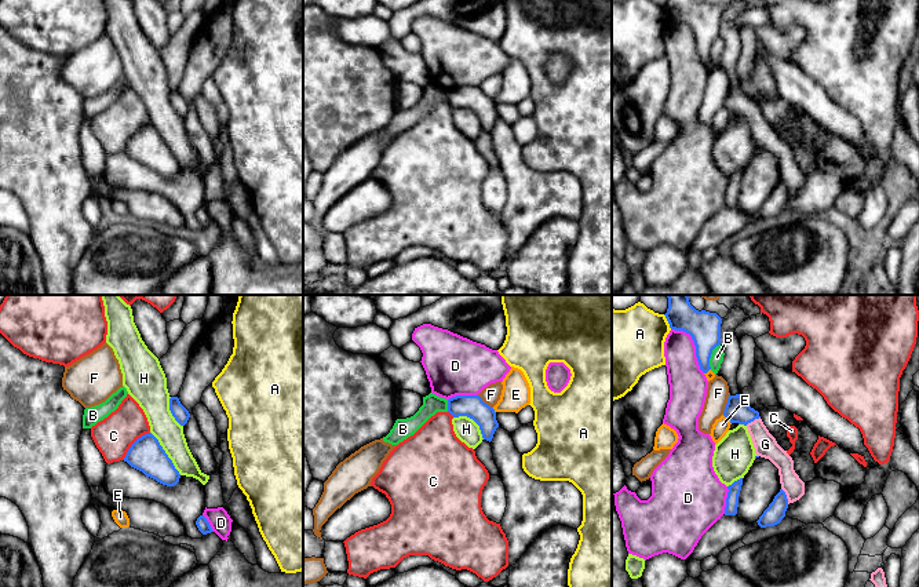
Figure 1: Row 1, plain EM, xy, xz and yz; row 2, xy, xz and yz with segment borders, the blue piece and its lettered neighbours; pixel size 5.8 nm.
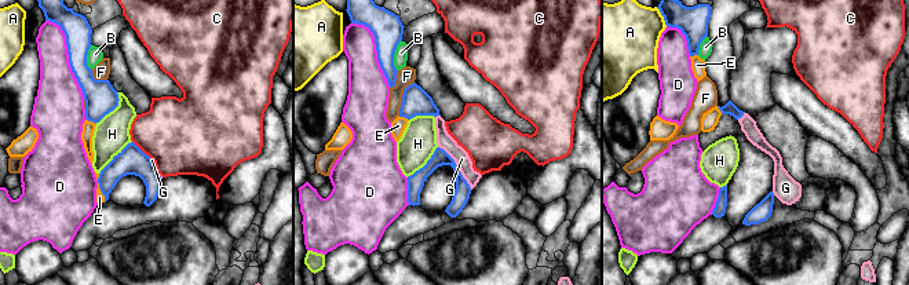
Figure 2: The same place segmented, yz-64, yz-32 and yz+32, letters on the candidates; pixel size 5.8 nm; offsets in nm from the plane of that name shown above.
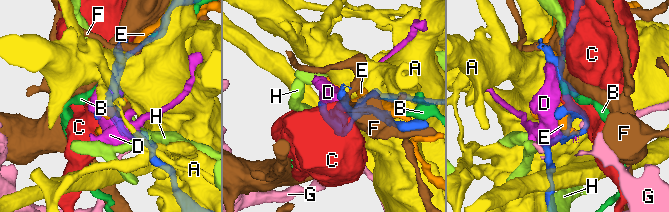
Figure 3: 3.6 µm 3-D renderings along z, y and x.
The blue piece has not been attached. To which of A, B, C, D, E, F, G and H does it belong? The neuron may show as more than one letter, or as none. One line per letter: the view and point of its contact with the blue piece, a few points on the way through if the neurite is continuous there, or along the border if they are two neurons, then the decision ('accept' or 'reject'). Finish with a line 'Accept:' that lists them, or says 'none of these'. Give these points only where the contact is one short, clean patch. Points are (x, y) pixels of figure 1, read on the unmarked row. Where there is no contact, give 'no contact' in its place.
A: contact yz (667, 11); reject
B: contact yz (710, 47); reject
C: contact xy (132, 135); reject
D: contact yz (695, 36); reject
E: contact yz (728, 109); reject
F: contact yz (726, 95); reject
G: contact yz (786, 188); accept
H: contact xy (166, 145); reject
Accept: G

